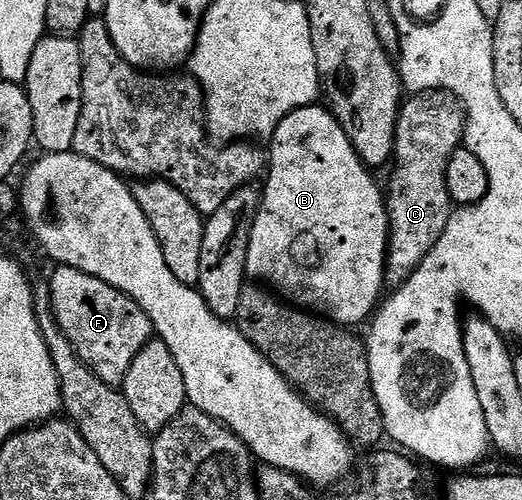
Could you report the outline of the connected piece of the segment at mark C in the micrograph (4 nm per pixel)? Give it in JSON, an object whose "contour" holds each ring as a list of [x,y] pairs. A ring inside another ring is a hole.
{"contour":[[[418,92],[409,95],[400,105],[400,116],[396,120],[396,169],[392,172],[388,188],[386,184],[388,263],[384,266],[384,283],[389,289],[401,288],[411,278],[417,266],[430,254],[436,240],[442,238],[446,222],[450,222],[454,205],[446,184],[446,166],[450,166],[450,158],[464,143],[467,121],[460,99],[448,92]]]}

